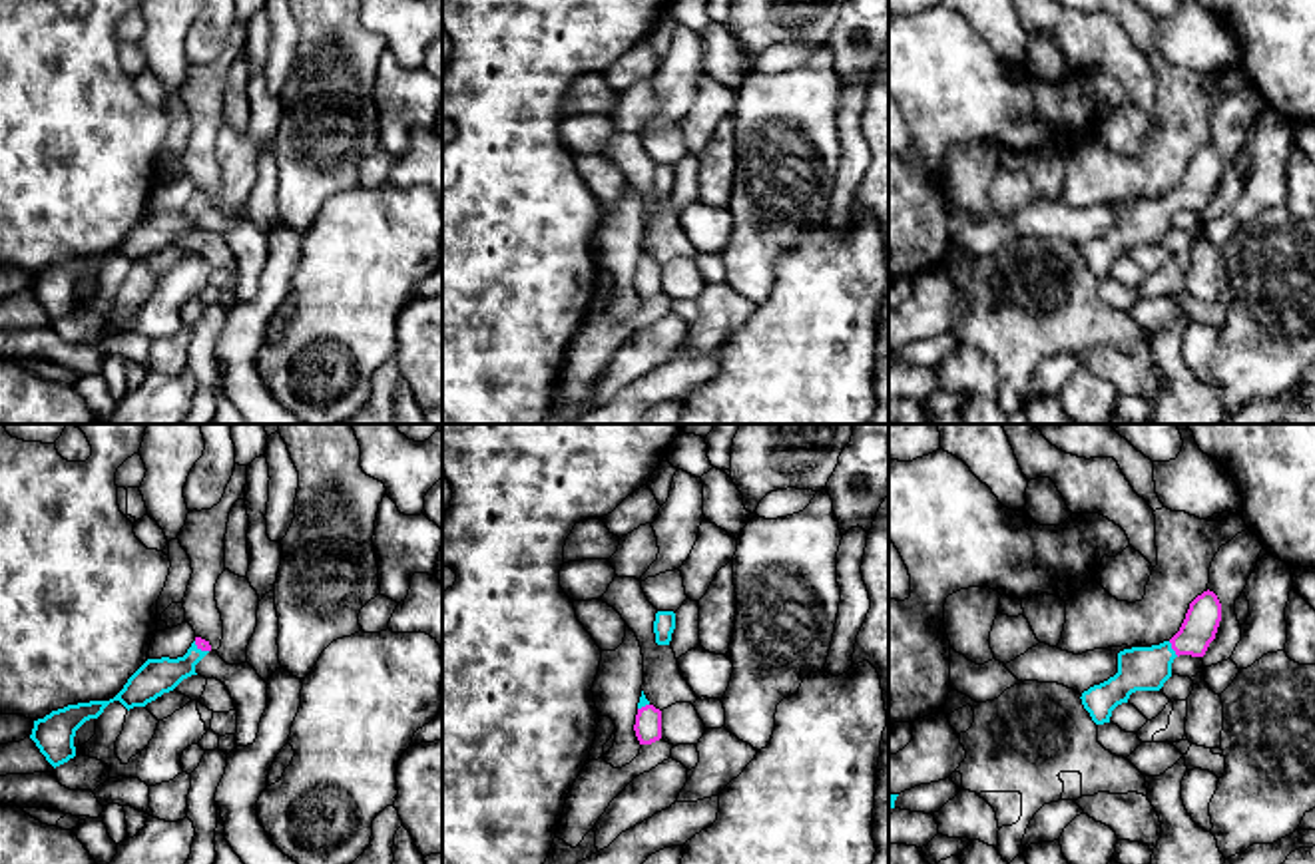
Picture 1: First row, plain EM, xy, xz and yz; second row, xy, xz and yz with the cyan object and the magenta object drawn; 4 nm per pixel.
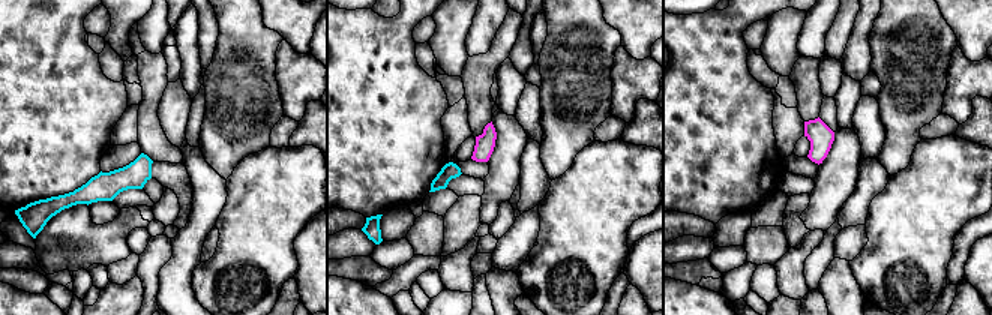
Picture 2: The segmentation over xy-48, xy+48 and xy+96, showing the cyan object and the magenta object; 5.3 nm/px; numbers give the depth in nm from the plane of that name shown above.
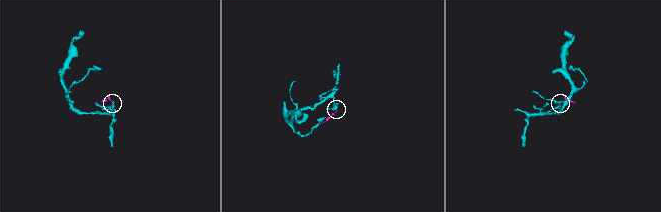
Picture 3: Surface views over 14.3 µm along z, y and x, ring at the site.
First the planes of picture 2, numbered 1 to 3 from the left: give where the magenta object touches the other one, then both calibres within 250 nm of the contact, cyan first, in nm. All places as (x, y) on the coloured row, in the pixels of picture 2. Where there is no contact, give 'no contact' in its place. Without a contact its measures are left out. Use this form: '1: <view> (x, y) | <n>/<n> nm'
1: no contact
2: no contact
3: no contact

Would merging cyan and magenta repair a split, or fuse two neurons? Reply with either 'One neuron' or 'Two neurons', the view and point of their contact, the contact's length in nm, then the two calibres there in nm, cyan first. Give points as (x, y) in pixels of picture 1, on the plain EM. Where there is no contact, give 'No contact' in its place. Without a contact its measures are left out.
One neuron. Touches cyan at yz (1172, 204). Shared border 80 nm. Thickness 180 nm (cyan) against 140 nm

